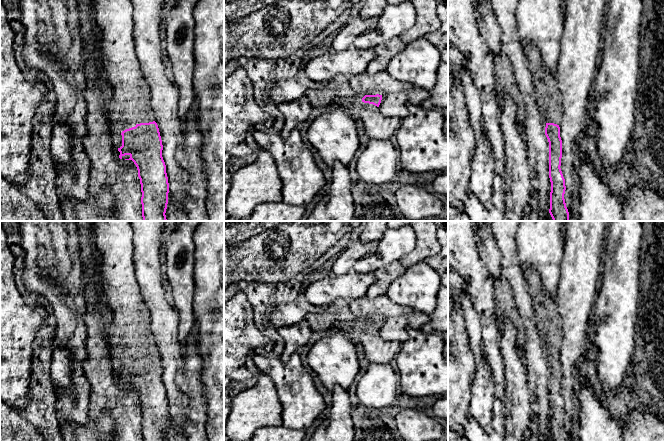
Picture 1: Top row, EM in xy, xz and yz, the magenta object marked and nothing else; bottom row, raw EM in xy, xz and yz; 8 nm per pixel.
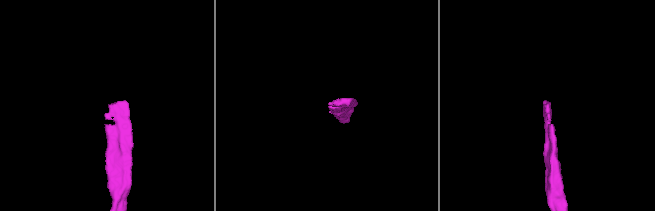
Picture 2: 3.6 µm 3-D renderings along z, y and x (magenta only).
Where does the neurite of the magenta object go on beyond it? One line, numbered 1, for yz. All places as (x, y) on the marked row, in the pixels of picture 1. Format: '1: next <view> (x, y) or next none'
1: next yz (547, 94)

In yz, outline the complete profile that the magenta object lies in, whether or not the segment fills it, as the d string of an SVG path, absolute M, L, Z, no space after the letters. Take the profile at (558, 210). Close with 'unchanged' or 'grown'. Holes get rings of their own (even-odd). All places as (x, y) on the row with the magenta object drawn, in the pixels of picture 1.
M534 43L526 48L530 71L533 77L534 98L546 122L545 135L549 142L549 178L551 182L549 213L553 221L569 221L564 194L565 179L561 171L562 140L560 127L563 108L560 89L555 76L544 64L540 51Z | grown

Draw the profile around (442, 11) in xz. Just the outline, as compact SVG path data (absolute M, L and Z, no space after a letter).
M438 4L437 14L441 21L441 30L443 32L448 32L448 7L443 4Z

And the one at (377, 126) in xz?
M362 109L356 114L362 121L364 132L370 139L390 139L401 124L398 117L387 117L379 110Z

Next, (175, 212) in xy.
M170 189L165 215L167 221L187 221L186 213L181 205L181 202L173 199L173 194L170 192Z

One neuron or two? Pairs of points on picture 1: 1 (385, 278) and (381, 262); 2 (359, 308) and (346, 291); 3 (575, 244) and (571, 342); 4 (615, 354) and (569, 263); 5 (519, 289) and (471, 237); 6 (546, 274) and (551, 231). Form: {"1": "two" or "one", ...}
{"1": "two", "2": "two", "3": "one", "4": "two", "5": "two", "6": "one"}

